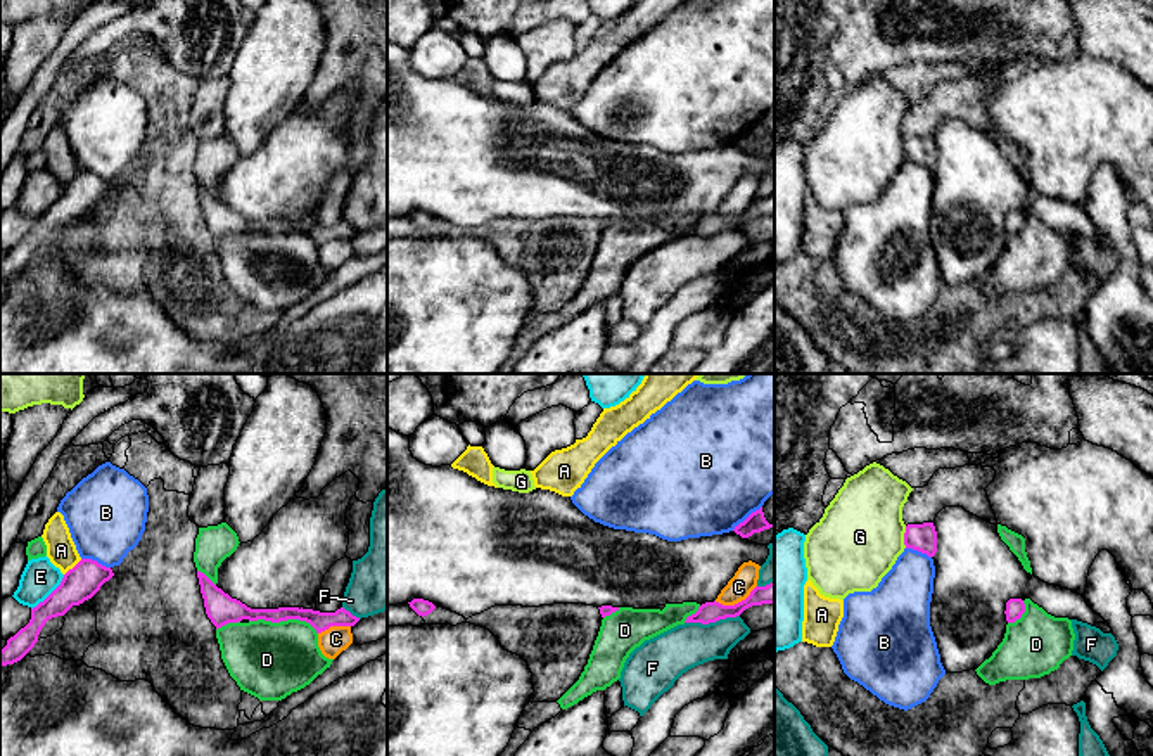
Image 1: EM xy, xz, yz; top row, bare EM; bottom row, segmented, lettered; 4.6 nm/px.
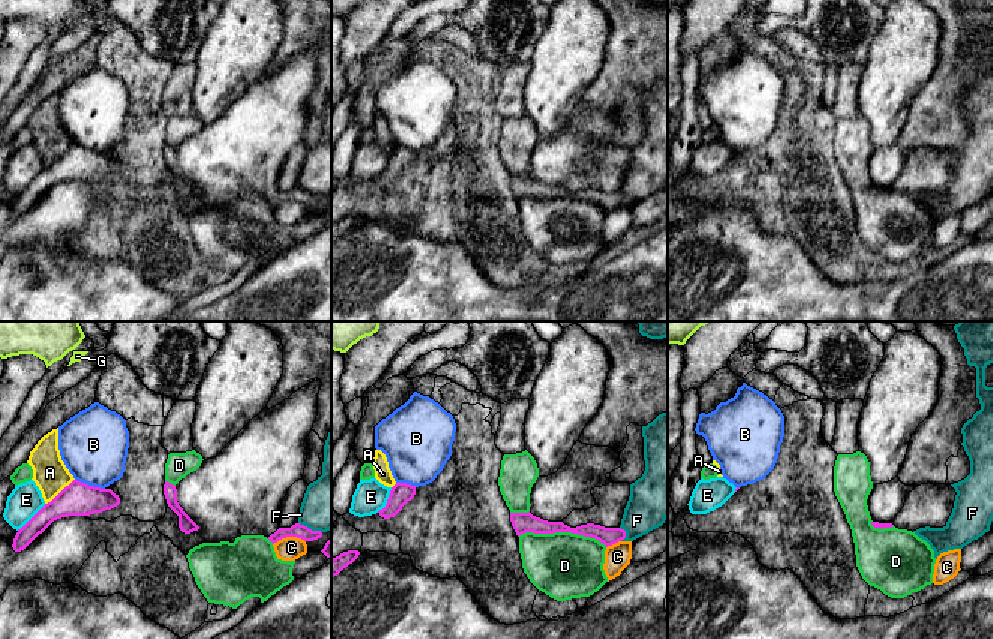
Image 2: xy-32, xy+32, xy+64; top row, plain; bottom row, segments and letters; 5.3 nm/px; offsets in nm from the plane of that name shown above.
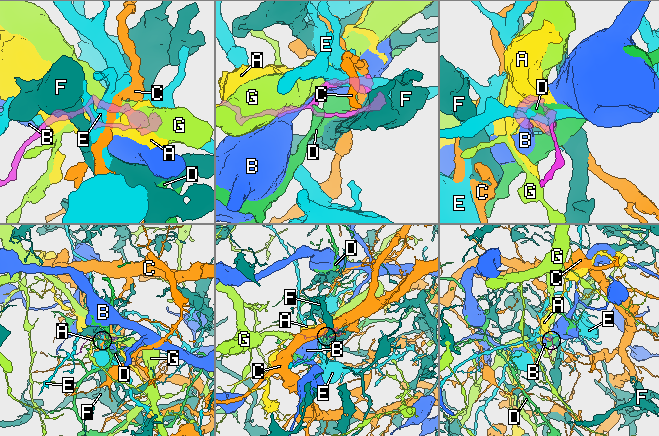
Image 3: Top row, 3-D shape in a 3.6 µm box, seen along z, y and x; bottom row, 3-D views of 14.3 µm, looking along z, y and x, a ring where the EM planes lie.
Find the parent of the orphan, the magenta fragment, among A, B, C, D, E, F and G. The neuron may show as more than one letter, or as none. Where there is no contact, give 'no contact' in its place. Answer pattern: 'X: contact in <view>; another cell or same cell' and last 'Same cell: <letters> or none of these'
A: contact in xy; another cell
B: contact in xz; another cell
C: contact in xz; another cell
D: contact in xy; same cell
E: contact in xy; another cell
F: contact in xz; another cell
G: contact in yz; another cell
Same cell: D

